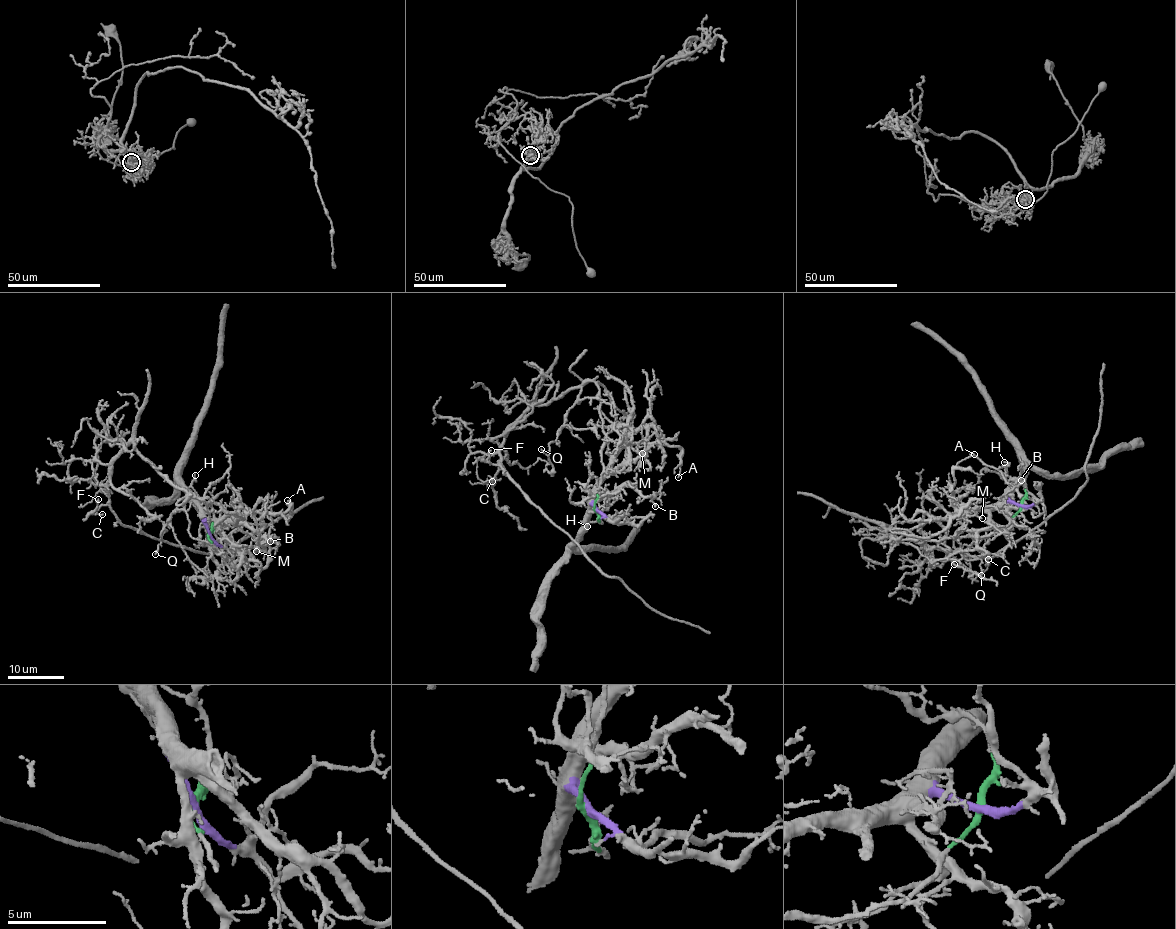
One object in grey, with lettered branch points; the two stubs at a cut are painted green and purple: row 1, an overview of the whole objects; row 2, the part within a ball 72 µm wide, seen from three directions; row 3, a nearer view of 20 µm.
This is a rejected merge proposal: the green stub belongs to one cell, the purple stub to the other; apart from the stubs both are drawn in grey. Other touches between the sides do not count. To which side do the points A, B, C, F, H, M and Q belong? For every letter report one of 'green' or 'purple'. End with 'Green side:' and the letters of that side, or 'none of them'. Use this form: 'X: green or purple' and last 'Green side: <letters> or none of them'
A: purple
B: purple
C: green
F: green
H: green
M: purple
Q: green
Green side: C, F, H, Q

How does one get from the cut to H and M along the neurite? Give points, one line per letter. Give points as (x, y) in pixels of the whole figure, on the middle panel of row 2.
H: (597, 509), (601, 523), (584, 521), (586, 529), (587, 526)
M: (597, 509), (593, 502), (596, 490), (628, 437), (644, 428), (646, 429), (645, 449), (642, 453)

